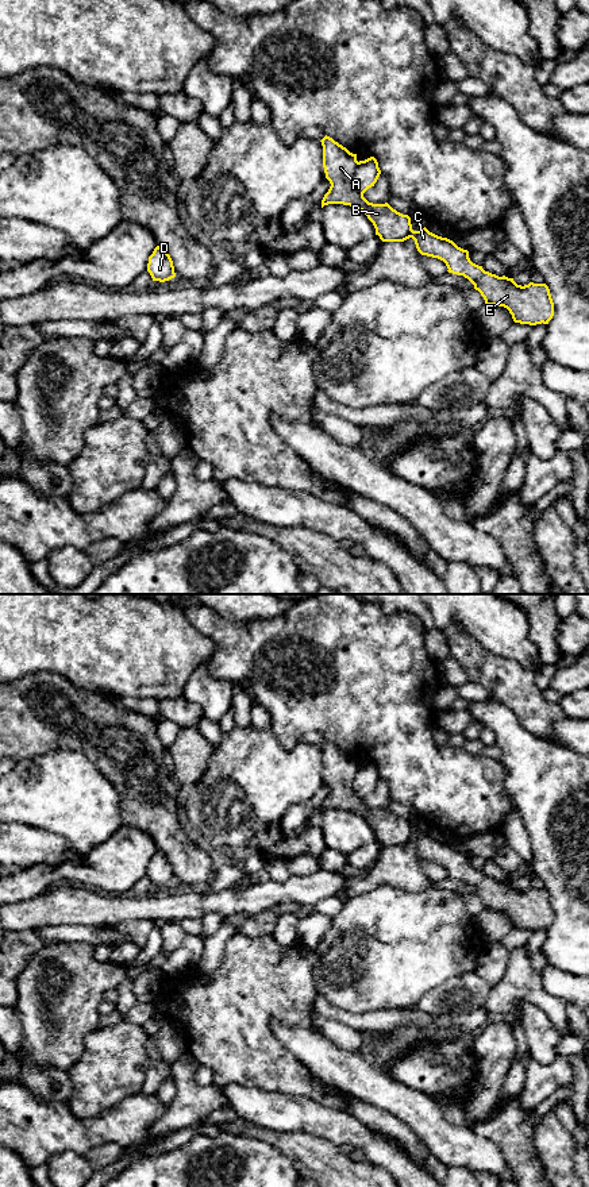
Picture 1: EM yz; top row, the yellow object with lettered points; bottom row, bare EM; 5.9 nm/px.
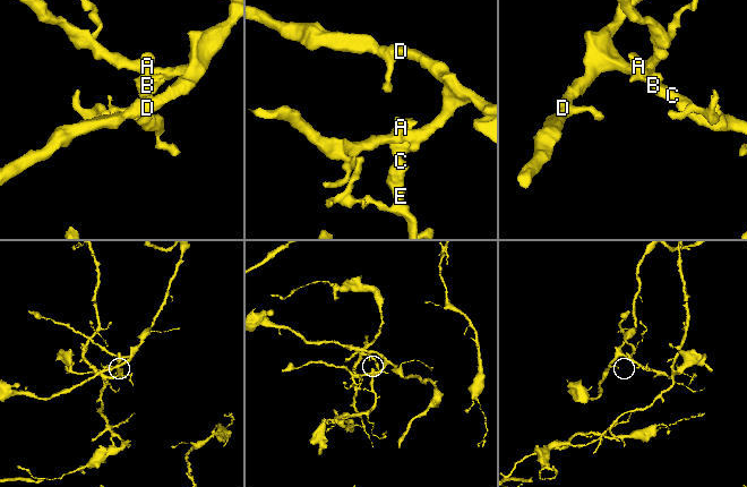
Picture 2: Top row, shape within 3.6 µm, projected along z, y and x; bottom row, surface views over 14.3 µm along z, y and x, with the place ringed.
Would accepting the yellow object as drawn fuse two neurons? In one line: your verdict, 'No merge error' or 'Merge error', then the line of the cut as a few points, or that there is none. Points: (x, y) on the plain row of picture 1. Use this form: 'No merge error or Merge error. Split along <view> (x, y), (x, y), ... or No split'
Merge error. Split along yz (357, 766), (351, 789), (362, 800)

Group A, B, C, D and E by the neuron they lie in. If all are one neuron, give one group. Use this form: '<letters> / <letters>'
A B C E / D

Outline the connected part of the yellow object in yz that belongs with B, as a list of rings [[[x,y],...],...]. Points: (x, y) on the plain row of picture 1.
[[[327,740],[320,747],[326,783],[331,789],[322,805],[322,813],[328,809],[343,809],[362,816],[382,847],[404,847],[412,843],[421,860],[438,863],[446,868],[449,878],[467,883],[484,902],[485,910],[507,913],[515,928],[548,929],[554,921],[554,907],[546,889],[517,890],[513,883],[498,882],[473,868],[469,856],[453,845],[438,841],[426,832],[413,836],[408,820],[397,817],[388,808],[369,808],[354,793],[351,785],[358,767],[357,759]]]

